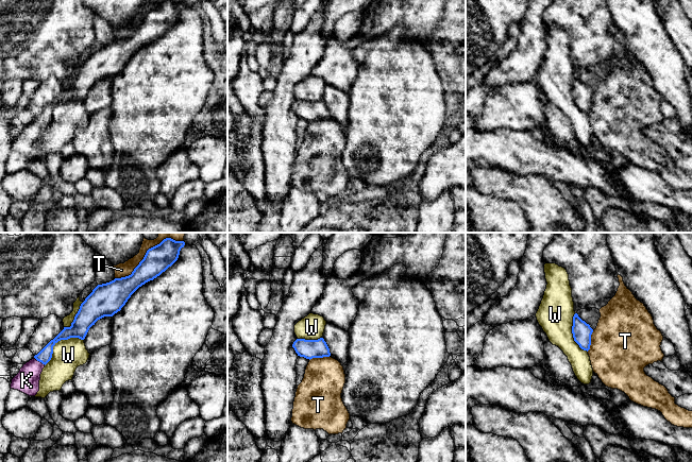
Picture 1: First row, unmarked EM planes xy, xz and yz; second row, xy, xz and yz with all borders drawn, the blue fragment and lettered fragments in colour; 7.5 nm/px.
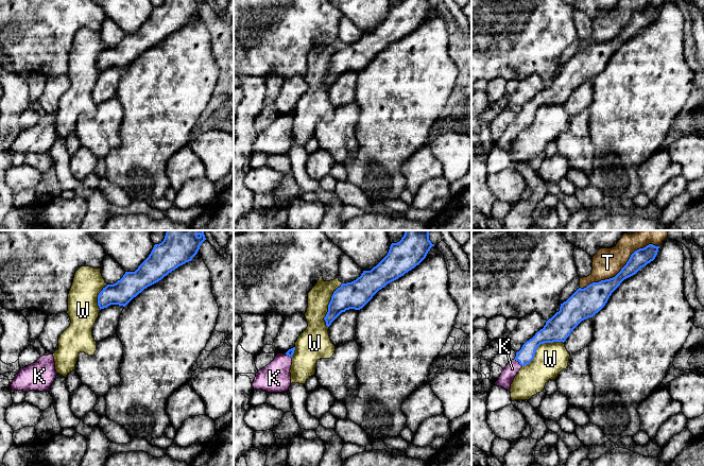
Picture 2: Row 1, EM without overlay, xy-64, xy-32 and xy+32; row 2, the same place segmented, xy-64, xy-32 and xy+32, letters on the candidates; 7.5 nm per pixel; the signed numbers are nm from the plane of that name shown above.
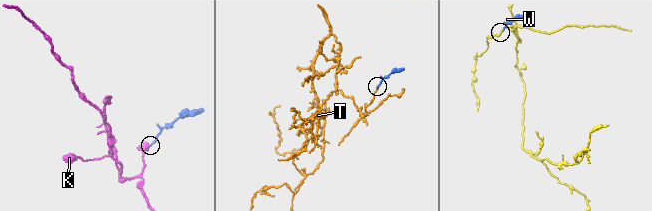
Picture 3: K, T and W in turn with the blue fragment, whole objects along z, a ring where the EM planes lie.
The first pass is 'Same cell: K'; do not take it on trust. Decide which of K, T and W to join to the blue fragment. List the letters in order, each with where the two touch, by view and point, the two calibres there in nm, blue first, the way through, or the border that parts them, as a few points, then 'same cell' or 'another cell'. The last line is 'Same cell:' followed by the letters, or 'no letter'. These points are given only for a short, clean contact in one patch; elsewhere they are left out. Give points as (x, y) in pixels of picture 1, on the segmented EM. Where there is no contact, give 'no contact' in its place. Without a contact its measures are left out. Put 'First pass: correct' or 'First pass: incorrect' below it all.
K: contact xy (39, 361); calibres 100 and 180 nm; way xy (45, 355), (39, 361), (31, 371), (27, 380); same cell
T: contact xy (146, 253); calibres 200 and 110 nm; another cell
W: contact xy (58, 340); calibres 150 and 220 nm; another cell
Same cell: K
First pass: correct

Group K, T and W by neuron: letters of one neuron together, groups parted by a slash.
K / T / W

